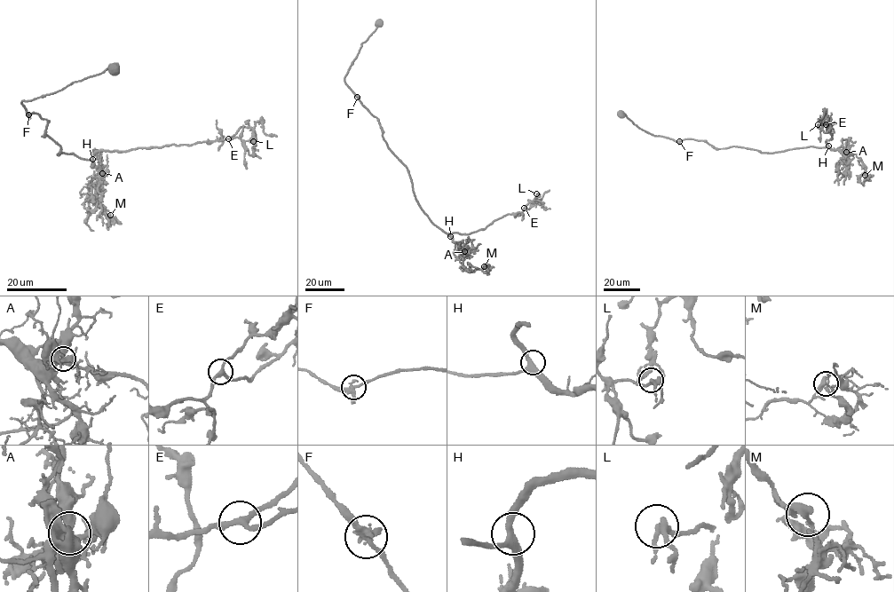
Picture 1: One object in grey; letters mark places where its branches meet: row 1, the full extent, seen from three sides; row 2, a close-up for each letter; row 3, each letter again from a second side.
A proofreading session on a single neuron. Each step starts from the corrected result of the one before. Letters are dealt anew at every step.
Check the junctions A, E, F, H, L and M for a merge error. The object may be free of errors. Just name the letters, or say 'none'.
none

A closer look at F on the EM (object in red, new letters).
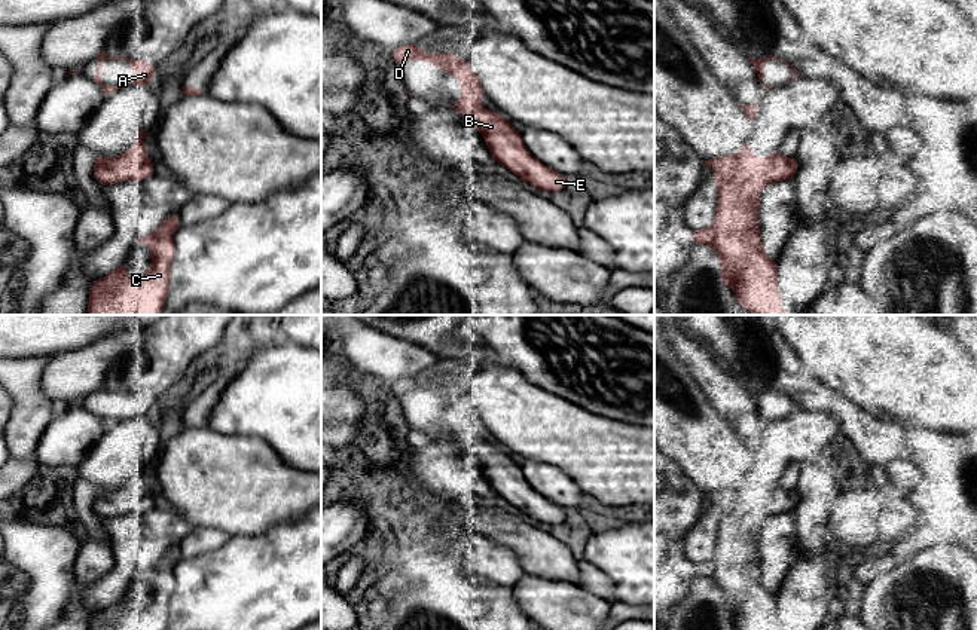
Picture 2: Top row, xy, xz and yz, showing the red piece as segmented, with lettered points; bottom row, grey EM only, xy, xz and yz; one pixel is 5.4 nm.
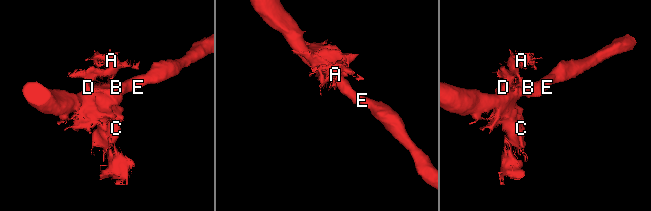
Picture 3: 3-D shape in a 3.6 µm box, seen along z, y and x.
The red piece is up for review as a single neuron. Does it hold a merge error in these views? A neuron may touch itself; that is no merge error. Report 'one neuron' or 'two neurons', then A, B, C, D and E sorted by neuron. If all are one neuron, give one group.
one neuron; groups A B C D E

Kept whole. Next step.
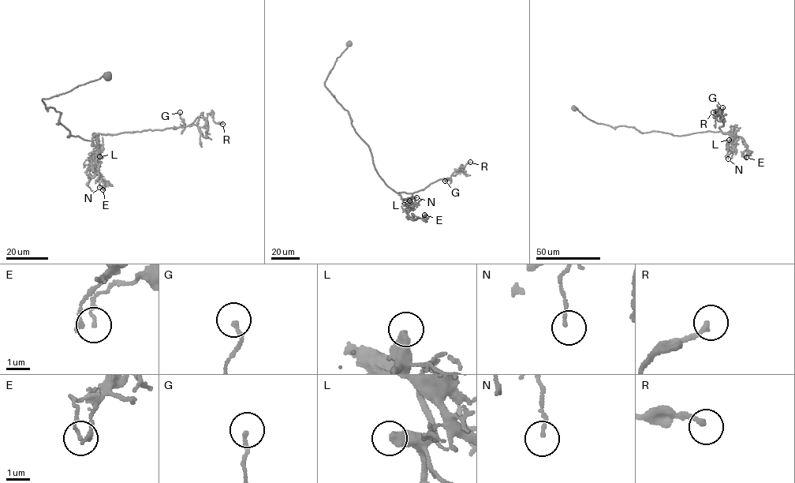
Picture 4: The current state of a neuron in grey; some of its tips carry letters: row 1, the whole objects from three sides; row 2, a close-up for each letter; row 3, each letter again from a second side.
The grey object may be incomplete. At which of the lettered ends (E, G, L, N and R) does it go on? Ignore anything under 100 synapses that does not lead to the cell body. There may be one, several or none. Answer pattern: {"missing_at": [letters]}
{"missing_at": []}

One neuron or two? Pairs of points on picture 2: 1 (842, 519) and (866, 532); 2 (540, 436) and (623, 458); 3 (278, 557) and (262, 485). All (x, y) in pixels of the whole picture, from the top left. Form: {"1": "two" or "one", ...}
{"1": "one", "2": "one", "3": "two"}

